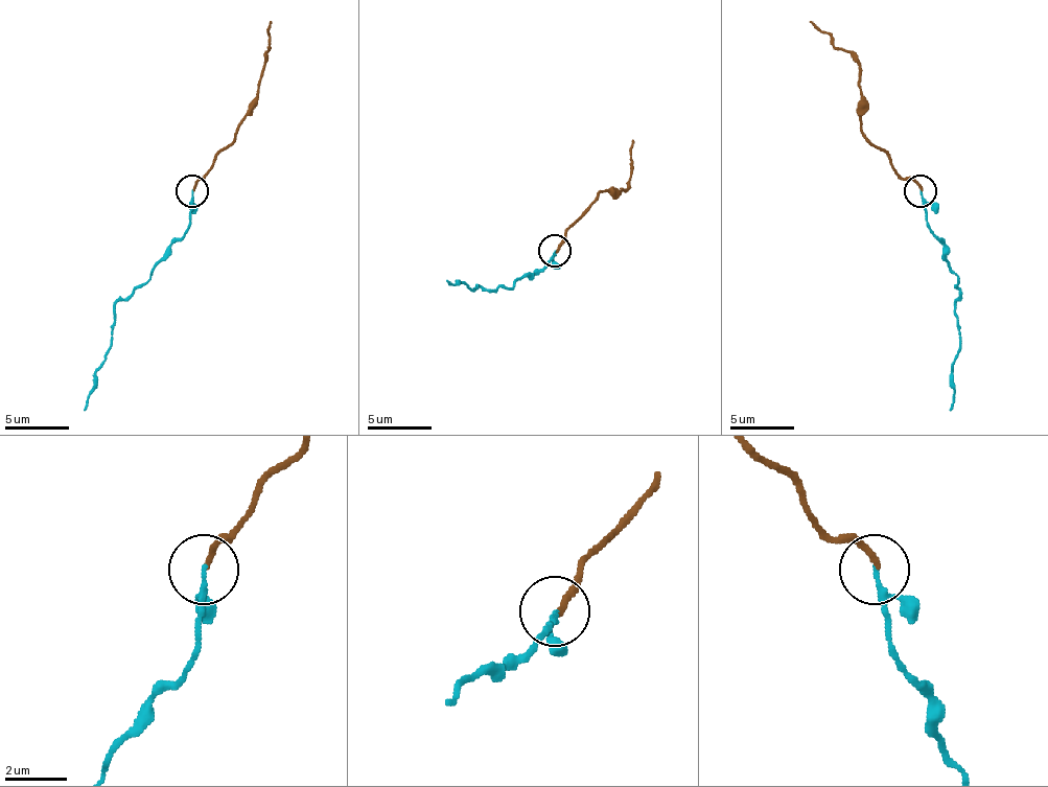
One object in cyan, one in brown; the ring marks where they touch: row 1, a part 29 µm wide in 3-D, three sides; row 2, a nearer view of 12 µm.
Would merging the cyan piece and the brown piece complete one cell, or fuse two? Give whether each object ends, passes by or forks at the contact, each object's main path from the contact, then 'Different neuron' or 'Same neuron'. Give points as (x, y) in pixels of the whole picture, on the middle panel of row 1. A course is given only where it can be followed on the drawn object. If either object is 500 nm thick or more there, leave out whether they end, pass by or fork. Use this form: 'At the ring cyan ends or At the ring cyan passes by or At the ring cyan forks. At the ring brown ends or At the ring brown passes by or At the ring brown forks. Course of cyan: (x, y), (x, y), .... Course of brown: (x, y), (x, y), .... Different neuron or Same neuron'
At the ring cyan passes by. At the ring brown ends. Course of cyan: (554, 250), (551, 259), (535, 276), (521, 276), (512, 288), (473, 288), (458, 282), (453, 285), (447, 279). Course of brown: (557, 250), (563, 233), (599, 191), (622, 191), (628, 185), (634, 140). Same neuron

